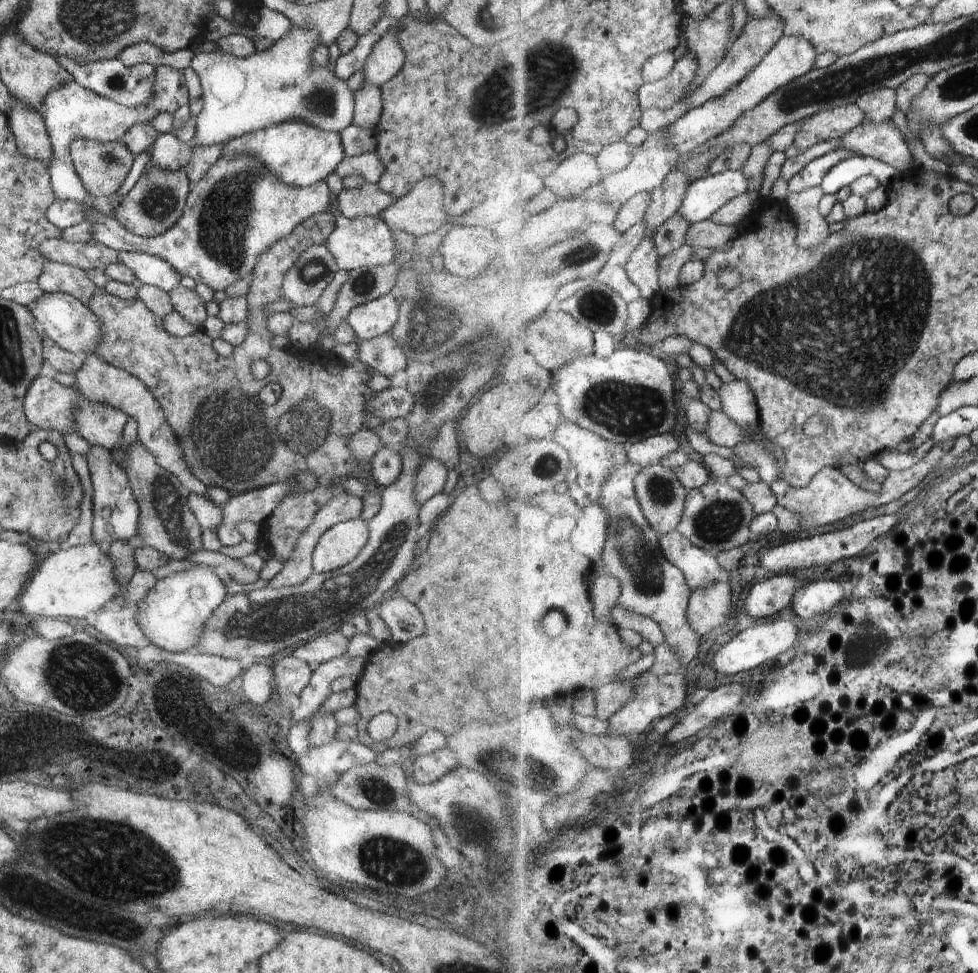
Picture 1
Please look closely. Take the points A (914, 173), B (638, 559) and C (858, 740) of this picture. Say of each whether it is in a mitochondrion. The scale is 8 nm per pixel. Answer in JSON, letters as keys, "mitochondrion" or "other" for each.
{"A":"other","B":"mitochondrion","C":"other"}

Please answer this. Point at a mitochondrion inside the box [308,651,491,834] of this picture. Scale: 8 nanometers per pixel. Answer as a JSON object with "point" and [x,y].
{"point":[376,790]}

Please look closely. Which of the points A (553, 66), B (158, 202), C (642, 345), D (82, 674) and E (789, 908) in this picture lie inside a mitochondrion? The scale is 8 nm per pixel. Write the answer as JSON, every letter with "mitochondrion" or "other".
{"A":"mitochondrion","B":"mitochondrion","C":"other","D":"mitochondrion","E":"other"}

